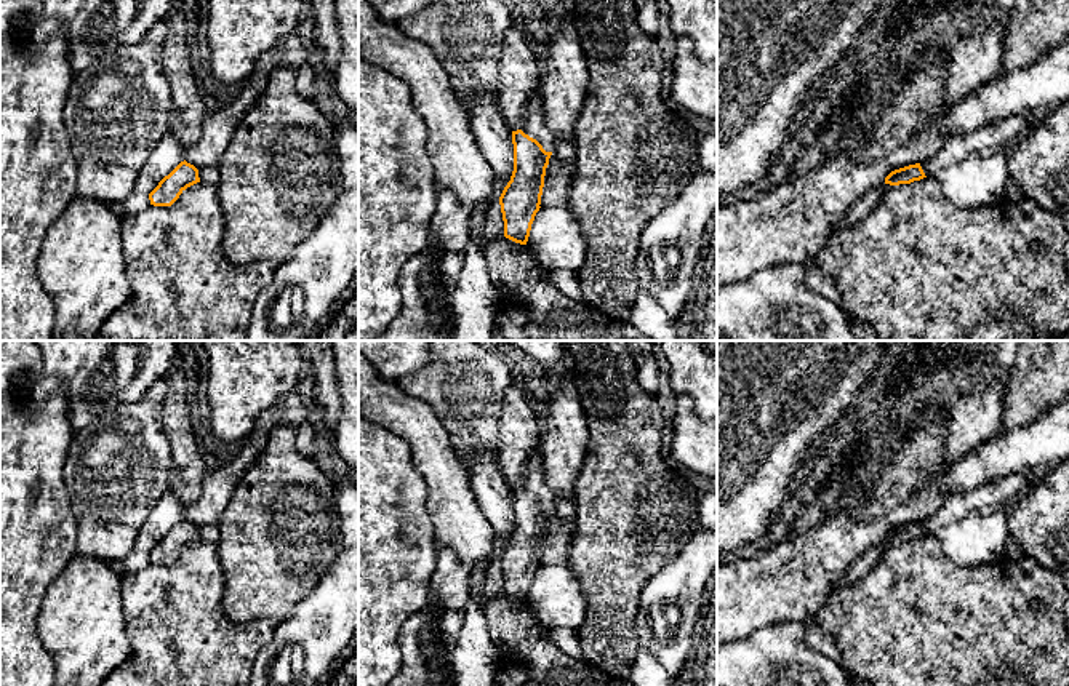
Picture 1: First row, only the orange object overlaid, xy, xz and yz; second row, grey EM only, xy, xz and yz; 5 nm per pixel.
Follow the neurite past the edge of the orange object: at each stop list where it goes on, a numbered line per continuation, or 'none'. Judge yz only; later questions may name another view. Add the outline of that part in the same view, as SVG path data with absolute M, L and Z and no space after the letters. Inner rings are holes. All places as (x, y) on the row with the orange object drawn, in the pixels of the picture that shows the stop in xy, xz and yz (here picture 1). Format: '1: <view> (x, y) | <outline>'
none

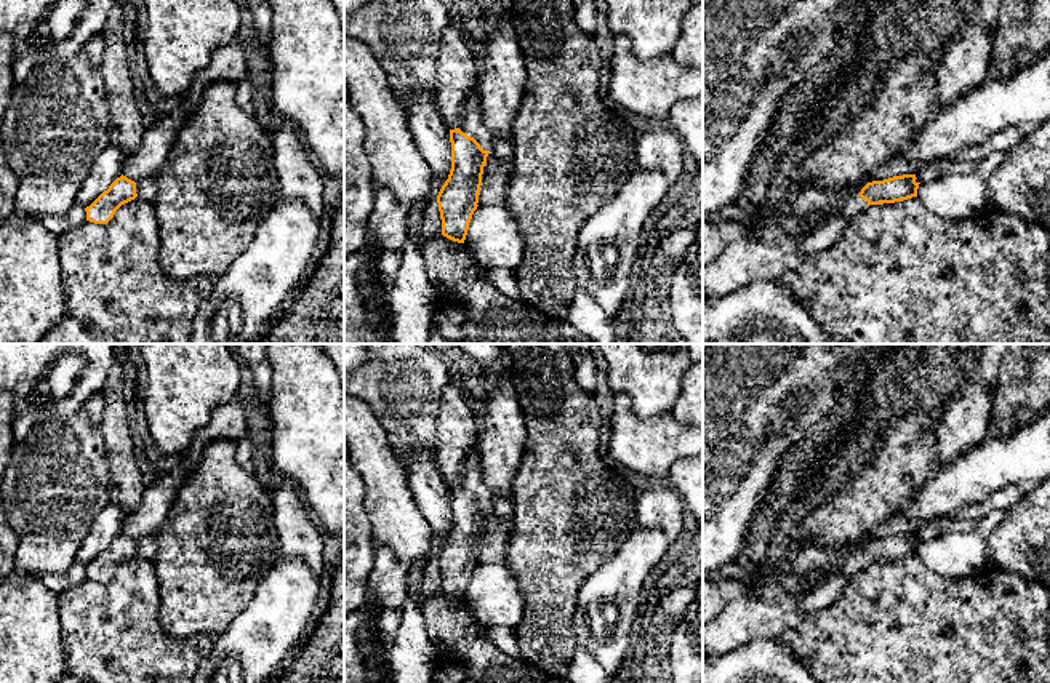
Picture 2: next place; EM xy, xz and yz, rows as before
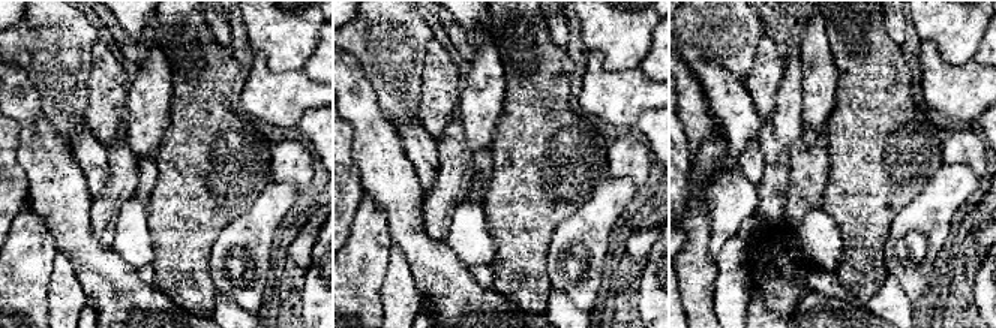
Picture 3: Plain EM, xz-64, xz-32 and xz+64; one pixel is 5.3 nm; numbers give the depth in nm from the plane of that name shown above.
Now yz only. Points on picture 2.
1: yz (853, 205) | M848 197L845 203L831 213L829 219L842 218L842 216L852 216L855 218L858 213L863 213L868 210L868 202L861 197Z

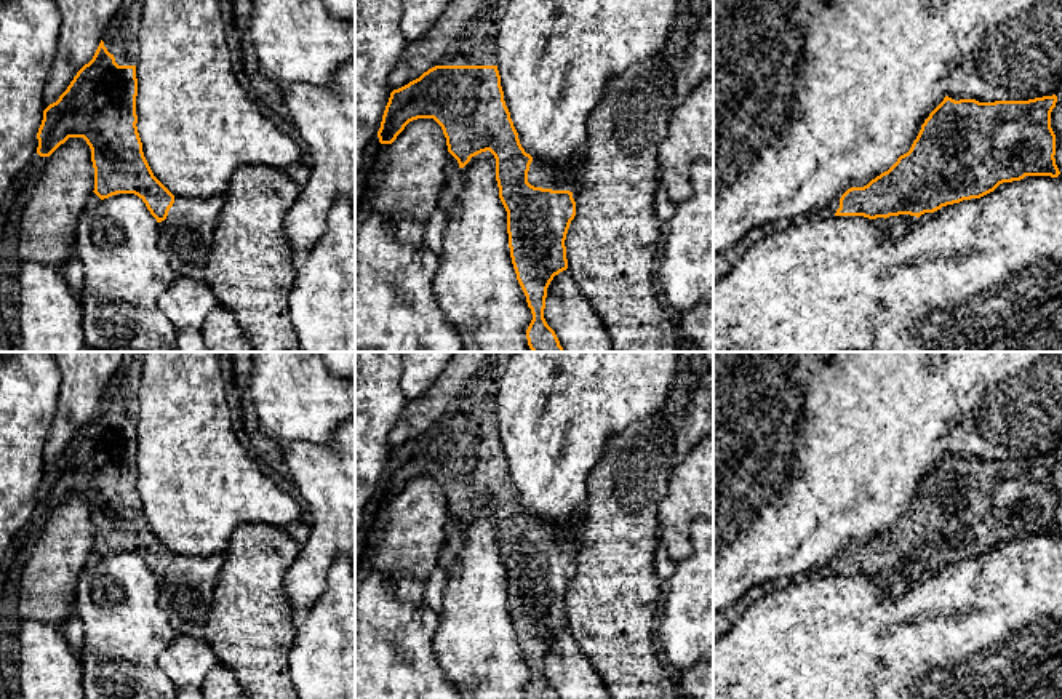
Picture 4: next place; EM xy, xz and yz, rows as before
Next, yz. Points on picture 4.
1: yz (898, 224) | M899 214L899 216L886 218L886 222L889 226L889 235L892 238L900 238L907 226L916 219L918 219L916 216L910 216L910 214Z

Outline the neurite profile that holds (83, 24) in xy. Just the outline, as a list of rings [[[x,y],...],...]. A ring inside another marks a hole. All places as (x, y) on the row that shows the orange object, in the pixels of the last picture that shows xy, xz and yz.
[[[54,0],[62,22],[58,51],[43,91],[50,106],[67,90],[77,72],[88,64],[123,0]]]

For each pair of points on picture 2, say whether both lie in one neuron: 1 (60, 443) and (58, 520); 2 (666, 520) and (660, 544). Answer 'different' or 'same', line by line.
1: same
2: different

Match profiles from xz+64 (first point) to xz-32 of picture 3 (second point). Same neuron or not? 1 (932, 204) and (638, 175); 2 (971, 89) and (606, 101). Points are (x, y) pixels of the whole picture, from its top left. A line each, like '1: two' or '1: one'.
1: two
2: one

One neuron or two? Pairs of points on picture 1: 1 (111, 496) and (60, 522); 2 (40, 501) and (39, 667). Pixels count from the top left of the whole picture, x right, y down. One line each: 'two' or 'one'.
1: two
2: one

